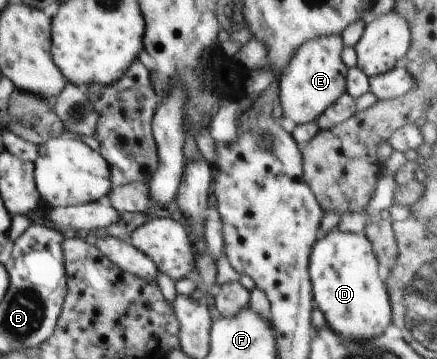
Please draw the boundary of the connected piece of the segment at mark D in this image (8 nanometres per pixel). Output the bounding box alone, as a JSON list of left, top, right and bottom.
[309,227,391,341]

